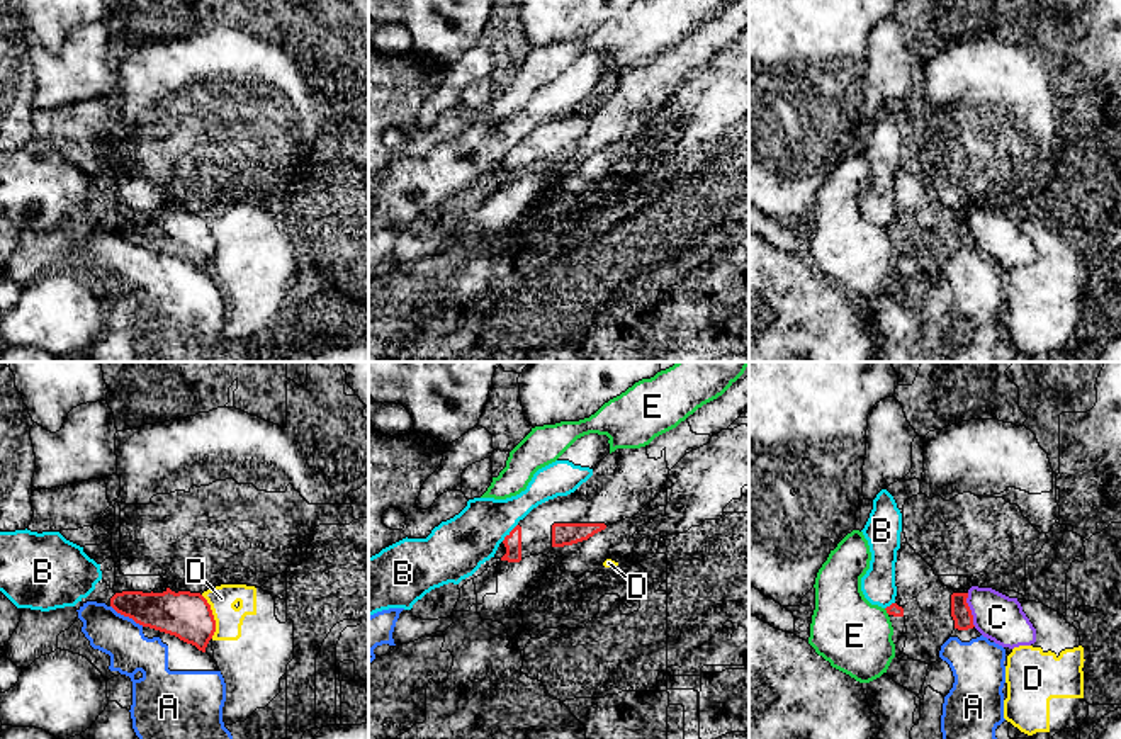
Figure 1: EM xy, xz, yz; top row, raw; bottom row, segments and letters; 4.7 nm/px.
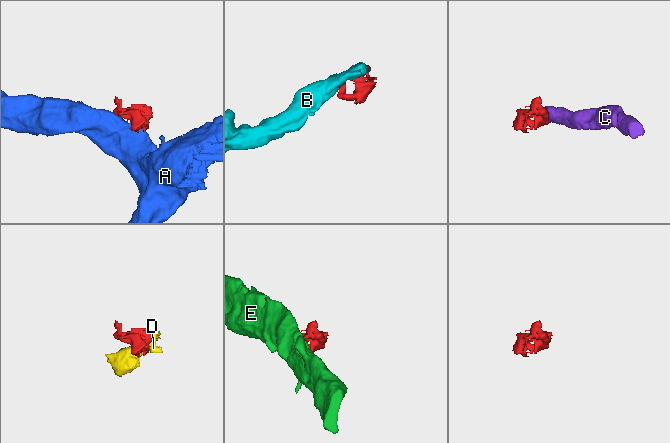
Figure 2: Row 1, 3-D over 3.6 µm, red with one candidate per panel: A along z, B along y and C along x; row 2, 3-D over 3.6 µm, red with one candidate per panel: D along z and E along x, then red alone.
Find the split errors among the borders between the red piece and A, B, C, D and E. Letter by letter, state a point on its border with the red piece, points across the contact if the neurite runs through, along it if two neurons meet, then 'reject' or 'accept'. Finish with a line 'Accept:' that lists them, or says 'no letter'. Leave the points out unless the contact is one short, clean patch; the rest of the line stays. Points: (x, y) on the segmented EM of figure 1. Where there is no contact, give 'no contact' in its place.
A: contact xy (128, 615); reject
B: contact xz (510, 532); border xz (517, 524), (501, 541); reject
C: contact yz (970, 610); way yz (960, 610), (970, 610), (987, 610), (997, 617); accept
D: contact xy (213, 617); border xy (201, 595), (209, 605), (214, 620), (213, 637); reject
E: contact yz (887, 612); reject
Accept: C

